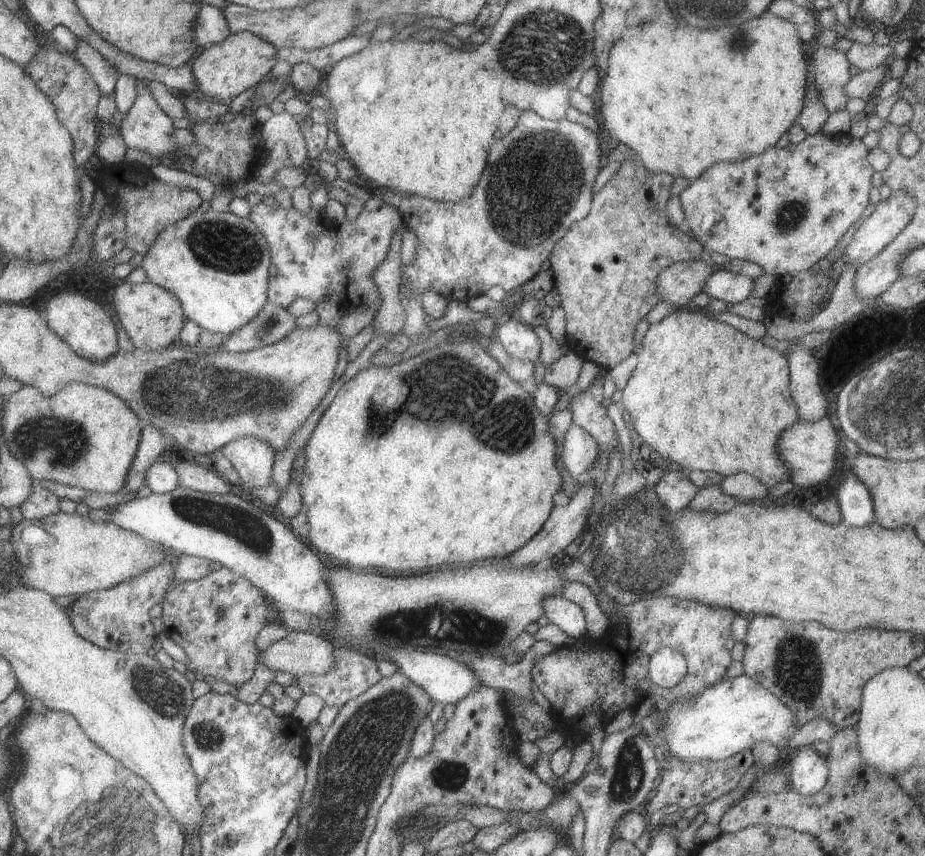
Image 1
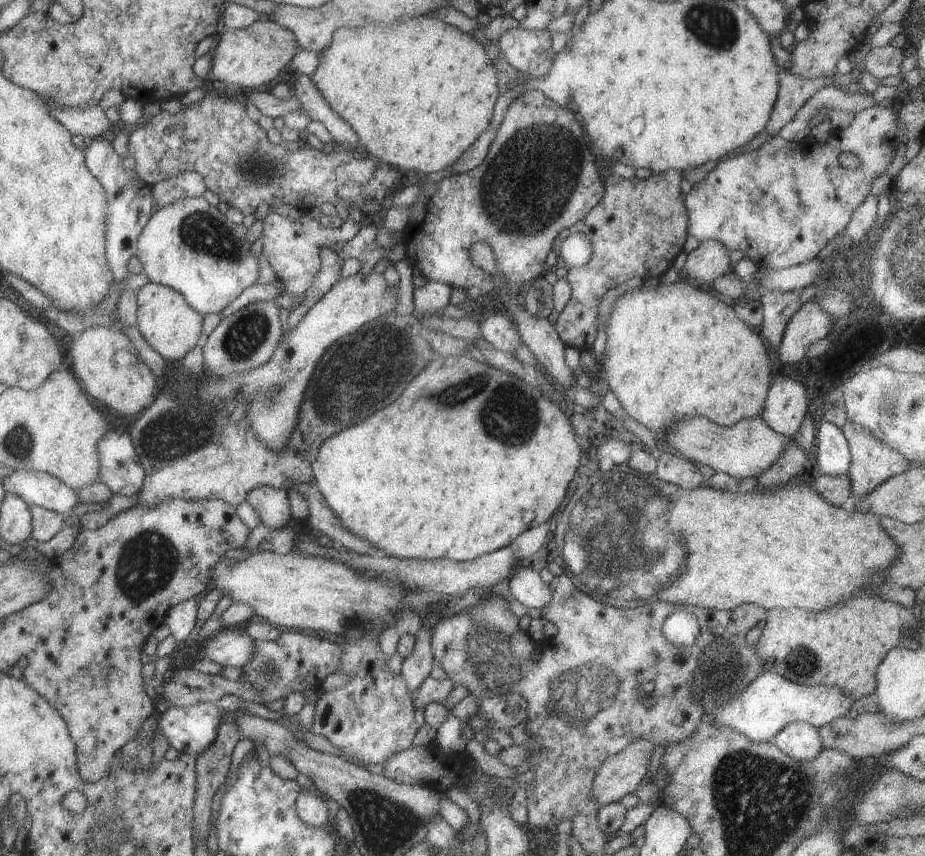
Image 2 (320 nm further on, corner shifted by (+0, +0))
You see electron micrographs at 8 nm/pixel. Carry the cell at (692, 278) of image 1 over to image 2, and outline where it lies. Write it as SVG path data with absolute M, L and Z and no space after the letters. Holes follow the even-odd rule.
M702 240L686 254L682 275L711 285L715 278L732 270L733 263L729 259L729 253L730 250L716 240Z

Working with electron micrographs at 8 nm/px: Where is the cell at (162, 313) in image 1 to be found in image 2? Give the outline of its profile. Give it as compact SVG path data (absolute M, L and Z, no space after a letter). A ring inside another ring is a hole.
M147 283L135 290L136 327L147 343L164 359L182 359L197 346L202 329L202 314L193 310L176 290L157 283Z

